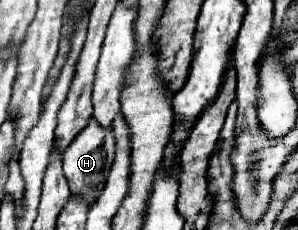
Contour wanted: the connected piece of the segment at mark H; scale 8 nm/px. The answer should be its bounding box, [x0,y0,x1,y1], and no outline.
[62,120,114,206]

